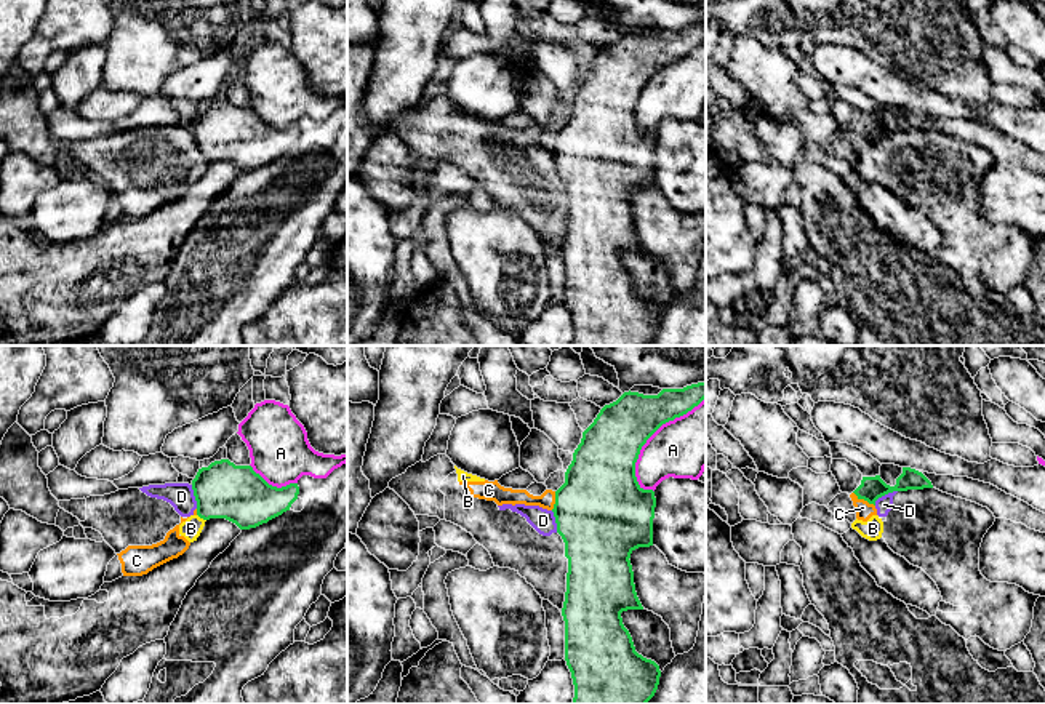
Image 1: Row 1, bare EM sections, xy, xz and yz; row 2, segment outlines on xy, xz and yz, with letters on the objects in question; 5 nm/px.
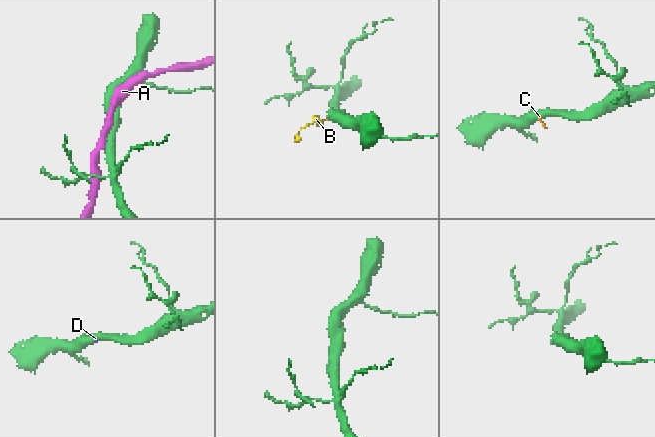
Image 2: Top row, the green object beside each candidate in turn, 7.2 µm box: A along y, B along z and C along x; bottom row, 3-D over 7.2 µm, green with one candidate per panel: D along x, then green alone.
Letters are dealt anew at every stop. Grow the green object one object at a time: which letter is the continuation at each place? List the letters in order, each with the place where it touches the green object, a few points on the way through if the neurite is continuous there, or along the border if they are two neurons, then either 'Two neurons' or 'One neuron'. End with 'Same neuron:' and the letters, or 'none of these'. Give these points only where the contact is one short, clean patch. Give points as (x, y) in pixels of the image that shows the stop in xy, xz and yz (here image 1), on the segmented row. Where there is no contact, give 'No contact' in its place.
A: Touches green at xz (652, 434). Two neurons
B: Touches green at xy (202, 517). Boundary: xy (197, 514), (205, 520). Two neurons
C: Touches green at yz (864, 500). Boundary: yz (853, 492), (874, 506). Two neurons
D: Touches green at yz (884, 495). Boundary: yz (896, 490), (882, 495), (874, 504). Two neurons
Same neuron: none of these

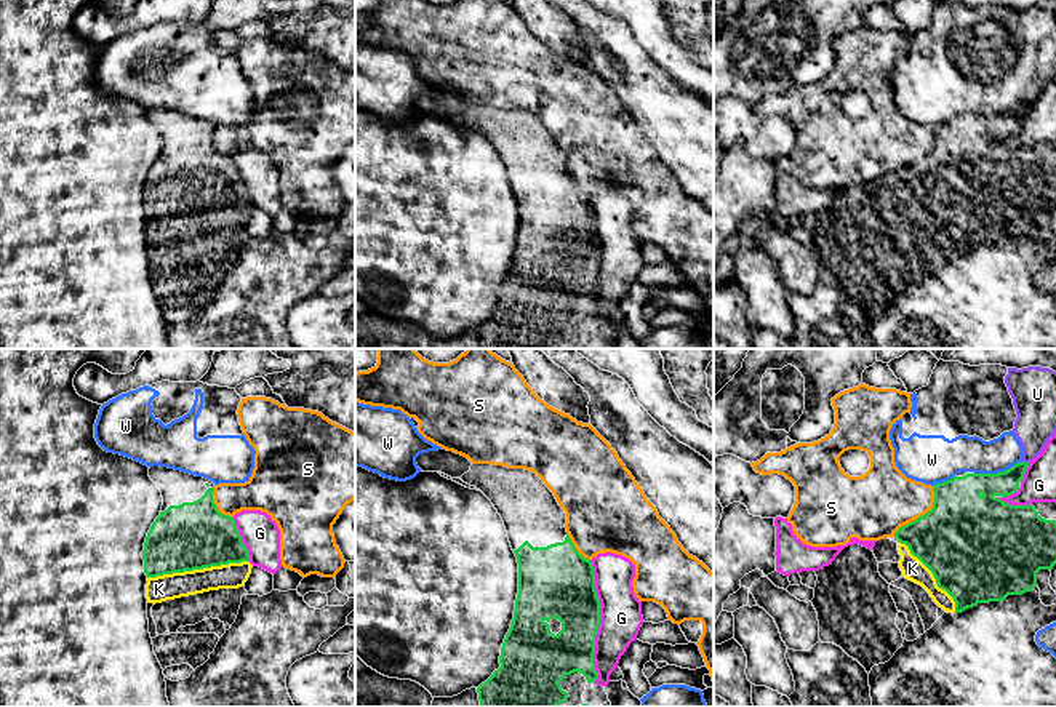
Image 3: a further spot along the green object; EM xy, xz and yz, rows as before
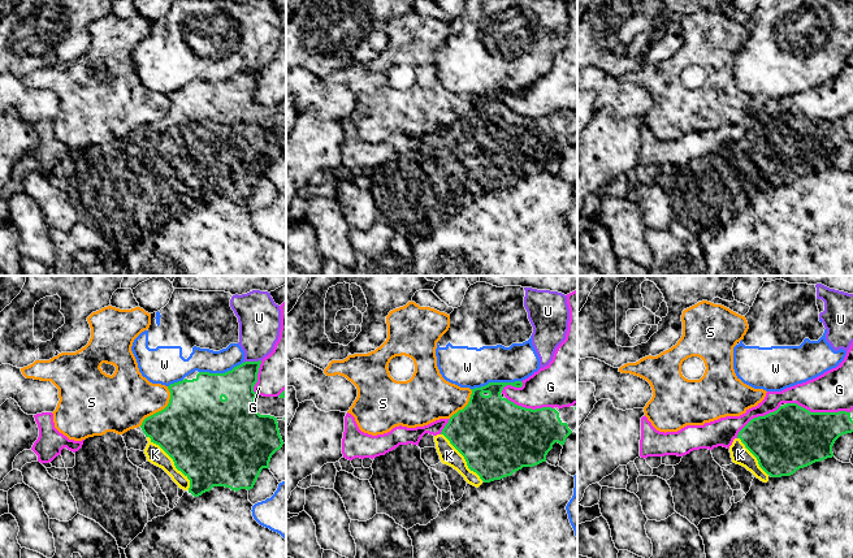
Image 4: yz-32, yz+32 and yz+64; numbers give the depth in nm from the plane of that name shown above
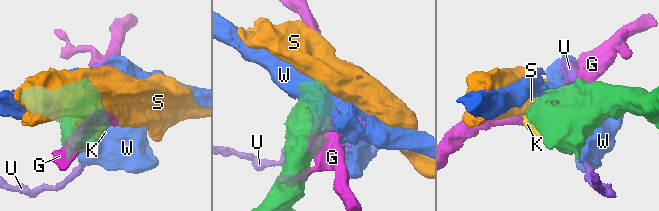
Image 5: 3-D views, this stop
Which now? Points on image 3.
G: Touches green at xz (599, 621). Two neurons
K: Touches green at xy (197, 568). One neuron
S: Touches green at yz (922, 515). Boundary: yz (933, 487), (933, 506), (904, 523), (893, 536). Two neurons
U: Touches green at yz (1026, 463). Boundary: yz (1023, 459), (1029, 463). Two neurons
W: Touches green at yz (999, 472). Two neurons
Same neuron: K

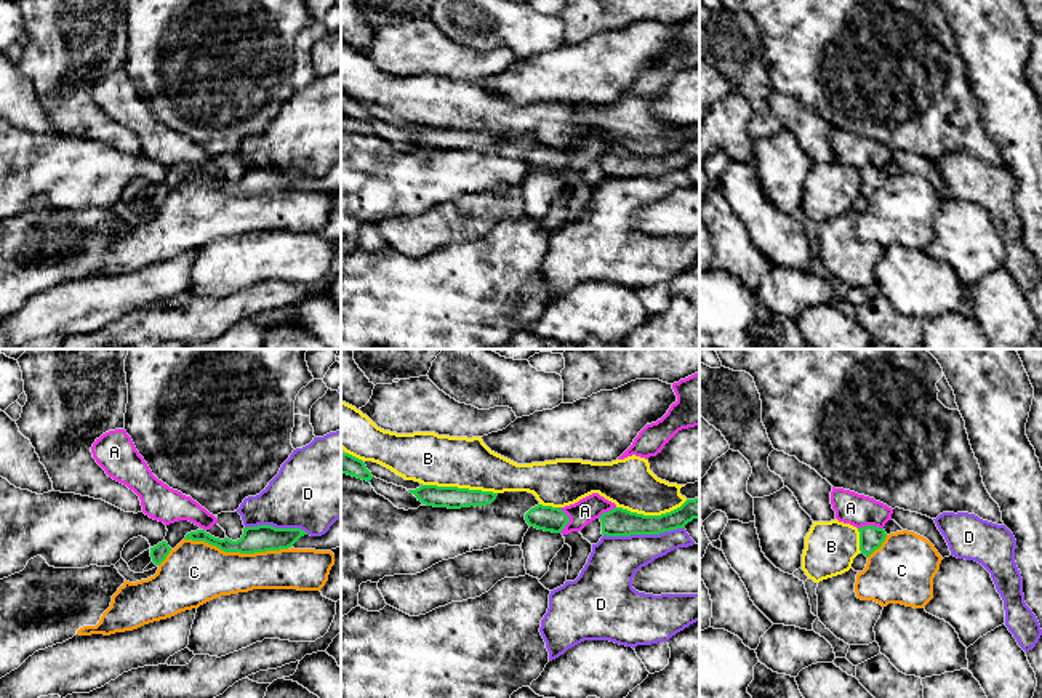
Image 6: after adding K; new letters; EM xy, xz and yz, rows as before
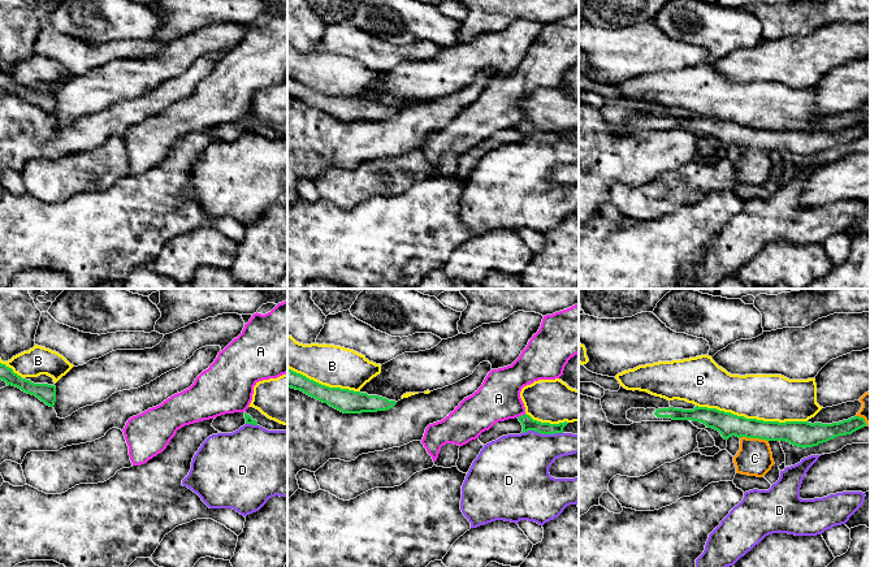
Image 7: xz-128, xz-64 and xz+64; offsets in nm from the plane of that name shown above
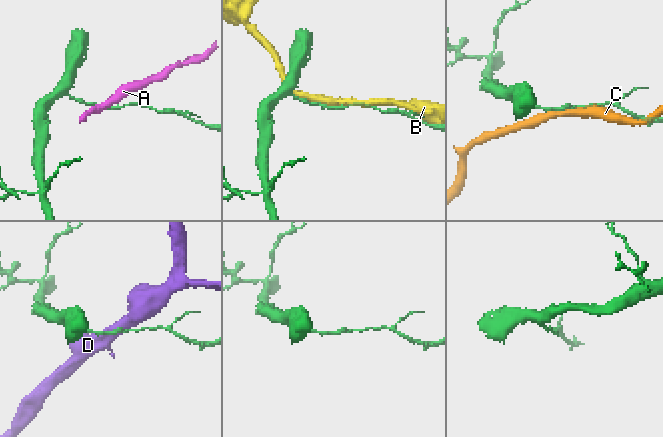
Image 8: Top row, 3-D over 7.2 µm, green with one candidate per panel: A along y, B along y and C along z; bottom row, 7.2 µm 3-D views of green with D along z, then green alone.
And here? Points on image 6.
A: Touches green at xz (569, 519). Two neurons
B: Touches green at xz (460, 489). Two neurons
C: Touches green at xy (236, 551). Two neurons
D: Touches green at xz (644, 533). Boundary: xz (684, 527), (658, 533), (604, 535). Two neurons
Same neuron: none of these

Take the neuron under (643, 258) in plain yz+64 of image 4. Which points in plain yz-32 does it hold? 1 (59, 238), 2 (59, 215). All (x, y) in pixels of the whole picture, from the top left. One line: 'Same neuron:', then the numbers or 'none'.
Same neuron: none

